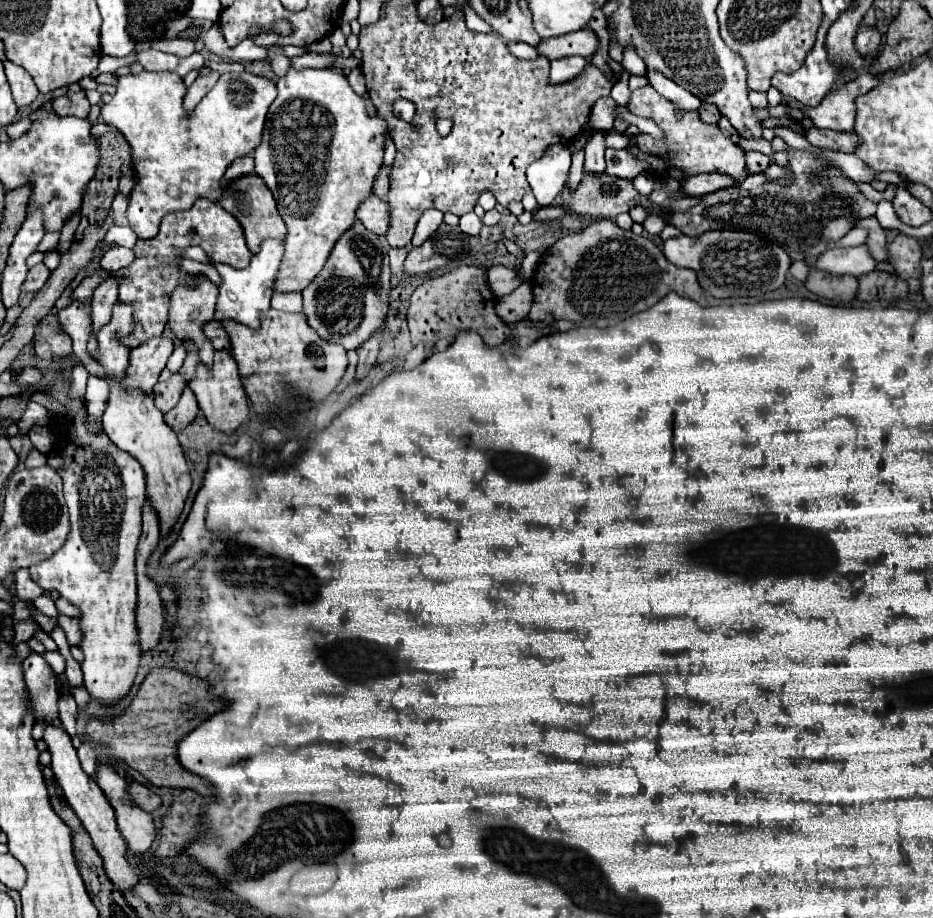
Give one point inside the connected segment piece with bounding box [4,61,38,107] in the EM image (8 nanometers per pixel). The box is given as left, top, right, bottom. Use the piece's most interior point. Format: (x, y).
(24, 90)

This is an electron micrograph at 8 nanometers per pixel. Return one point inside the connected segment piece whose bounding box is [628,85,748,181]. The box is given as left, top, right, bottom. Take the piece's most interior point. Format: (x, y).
(693, 147)

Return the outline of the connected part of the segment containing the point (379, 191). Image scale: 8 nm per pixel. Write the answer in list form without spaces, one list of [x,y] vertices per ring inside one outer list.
[[[382,167],[376,183],[374,183],[374,195],[378,195],[380,199],[386,199],[388,195],[388,189],[390,189],[390,169]]]

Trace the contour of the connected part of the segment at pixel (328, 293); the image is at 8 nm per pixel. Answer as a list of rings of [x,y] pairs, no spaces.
[[[356,221],[352,229],[348,229],[336,247],[332,249],[324,269],[316,275],[316,279],[302,291],[304,309],[302,313],[308,319],[308,325],[312,325],[314,331],[328,343],[340,343],[344,349],[358,349],[364,341],[368,341],[374,333],[380,331],[388,317],[388,299],[390,299],[390,261],[388,261],[388,241],[370,231]]]

